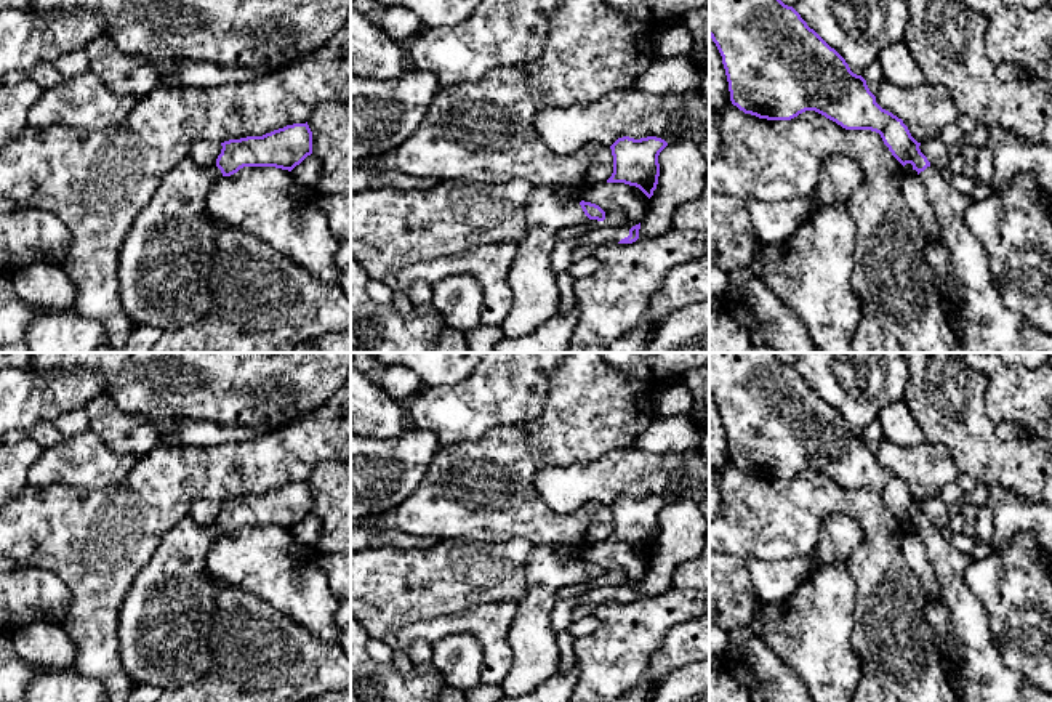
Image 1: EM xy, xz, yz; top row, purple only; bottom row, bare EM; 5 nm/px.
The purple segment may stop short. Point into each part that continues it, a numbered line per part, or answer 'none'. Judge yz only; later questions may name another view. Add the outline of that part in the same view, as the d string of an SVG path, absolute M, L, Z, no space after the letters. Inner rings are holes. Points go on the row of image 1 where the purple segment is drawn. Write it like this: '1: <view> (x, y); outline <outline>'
1: yz (963, 278); outline M927 167L919 173L927 199L937 216L938 239L927 237L926 261L935 271L935 285L946 311L958 311L962 324L954 330L964 353L1052 353L1052 335L1036 329L1023 316L1010 311L999 298L985 248L969 231L964 215L972 204L970 196L958 192L945 173Z

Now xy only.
1: xy (165, 262); outline M186 157L163 176L152 200L135 218L122 244L118 268L118 295L133 325L154 325L167 332L191 325L208 313L216 242L207 200L219 178L223 173L216 165L202 168Z

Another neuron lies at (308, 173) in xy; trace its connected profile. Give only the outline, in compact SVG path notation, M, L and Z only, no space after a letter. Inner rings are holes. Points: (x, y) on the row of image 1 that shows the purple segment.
M311 154L290 173L298 184L315 189L322 178L322 171L323 171L322 160Z

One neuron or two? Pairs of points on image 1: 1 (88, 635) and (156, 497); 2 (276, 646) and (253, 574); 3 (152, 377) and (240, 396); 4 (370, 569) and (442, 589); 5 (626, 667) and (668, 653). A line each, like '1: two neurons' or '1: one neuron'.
1: one neuron
2: two neurons
3: one neuron
4: one neuron
5: two neurons

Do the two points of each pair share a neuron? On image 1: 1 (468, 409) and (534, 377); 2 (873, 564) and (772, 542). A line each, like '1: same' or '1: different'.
1: same
2: same

